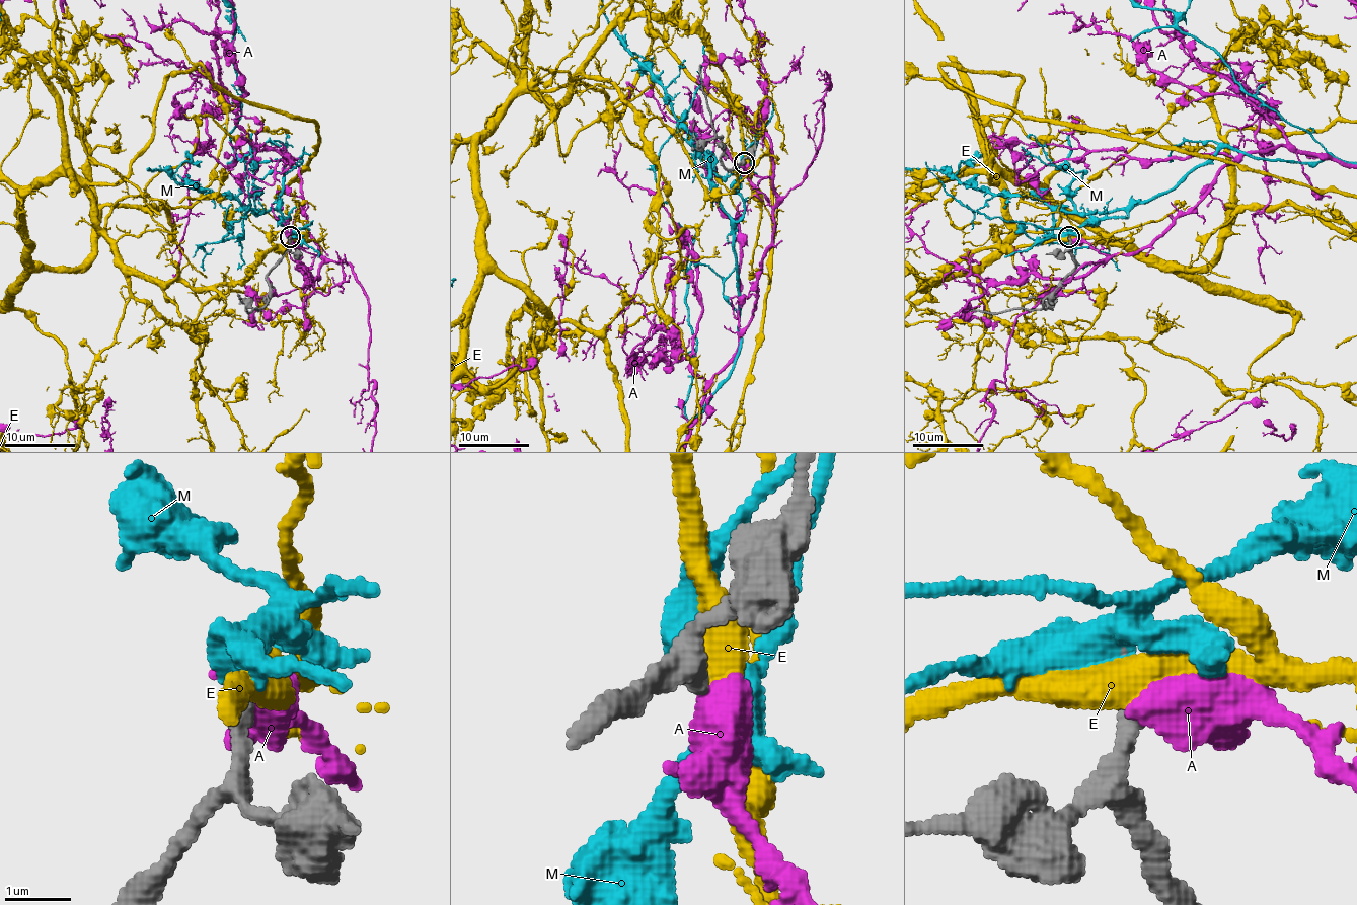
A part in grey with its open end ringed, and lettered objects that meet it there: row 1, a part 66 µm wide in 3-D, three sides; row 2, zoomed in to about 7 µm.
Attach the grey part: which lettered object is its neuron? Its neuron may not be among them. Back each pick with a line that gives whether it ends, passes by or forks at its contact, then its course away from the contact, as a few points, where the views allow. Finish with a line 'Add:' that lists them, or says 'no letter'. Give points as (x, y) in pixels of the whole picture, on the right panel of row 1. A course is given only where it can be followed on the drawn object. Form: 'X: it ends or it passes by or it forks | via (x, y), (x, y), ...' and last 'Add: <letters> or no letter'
M: it forks
Add: M

